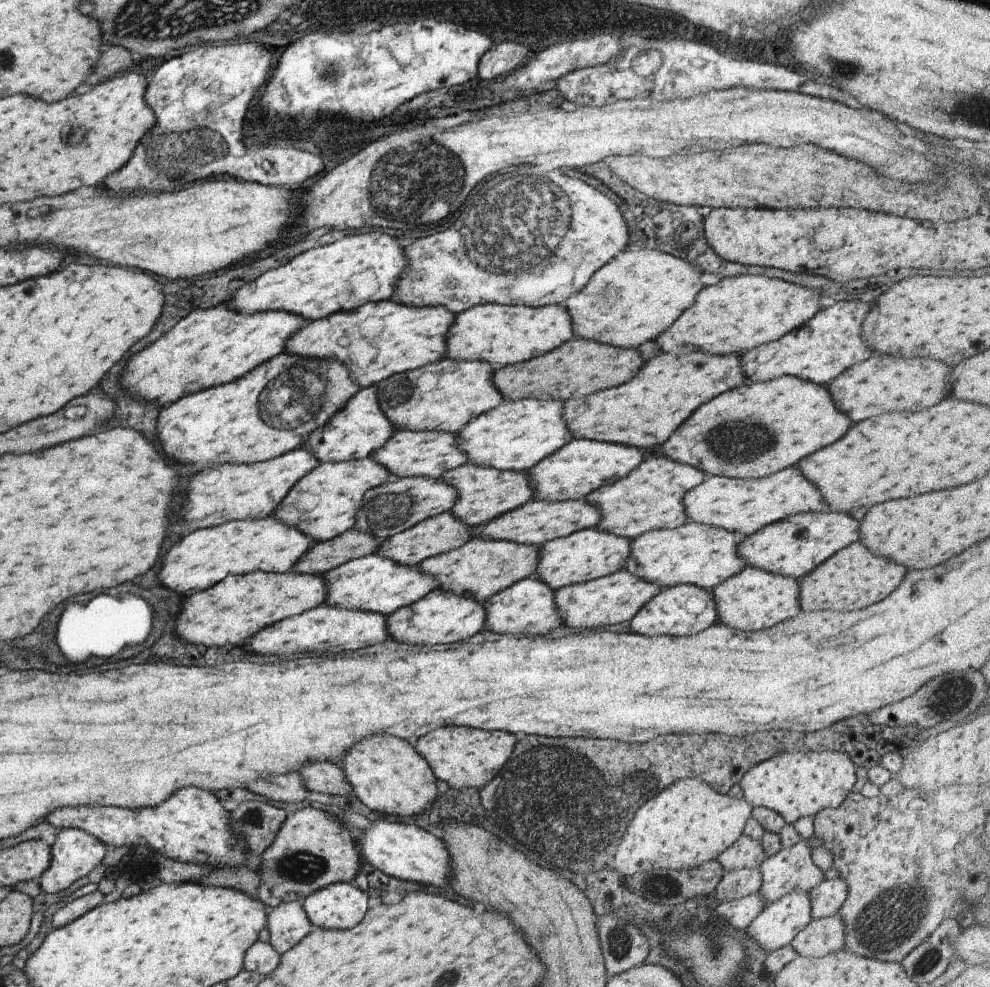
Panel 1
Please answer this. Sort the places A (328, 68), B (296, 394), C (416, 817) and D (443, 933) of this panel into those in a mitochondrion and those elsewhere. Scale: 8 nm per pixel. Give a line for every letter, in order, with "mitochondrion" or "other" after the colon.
A: mitochondrion
B: mitochondrion
C: other
D: other

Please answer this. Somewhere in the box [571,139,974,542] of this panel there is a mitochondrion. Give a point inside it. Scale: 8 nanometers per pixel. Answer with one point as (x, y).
(742, 441)

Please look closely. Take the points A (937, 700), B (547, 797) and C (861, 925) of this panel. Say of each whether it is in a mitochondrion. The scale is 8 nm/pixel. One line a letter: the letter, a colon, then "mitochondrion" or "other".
A: mitochondrion
B: mitochondrion
C: mitochondrion

